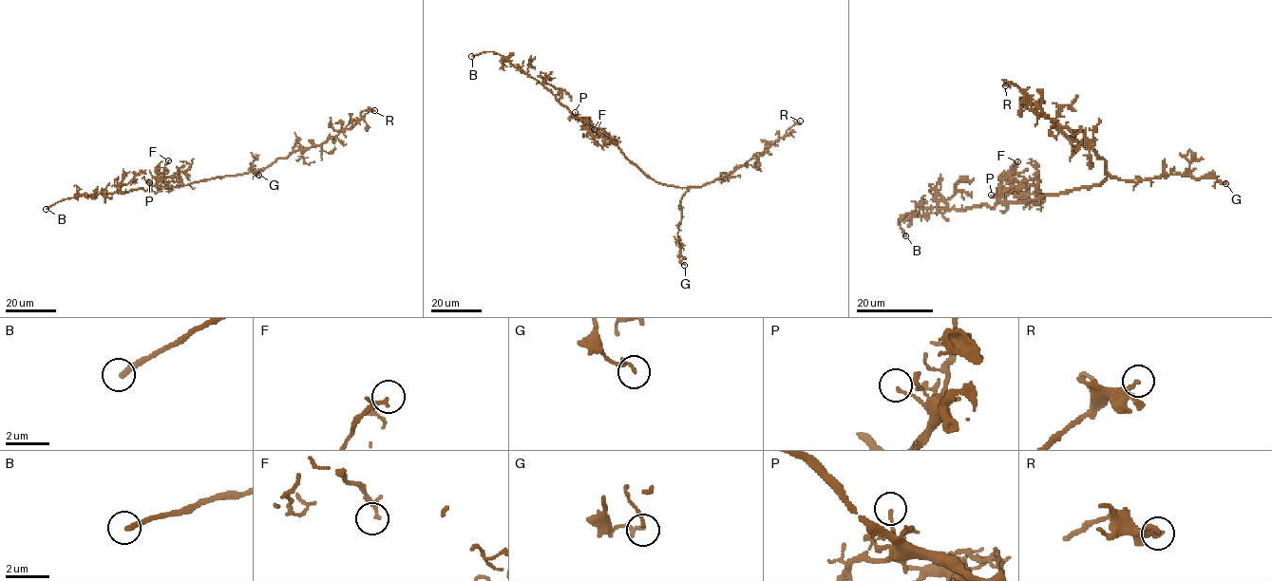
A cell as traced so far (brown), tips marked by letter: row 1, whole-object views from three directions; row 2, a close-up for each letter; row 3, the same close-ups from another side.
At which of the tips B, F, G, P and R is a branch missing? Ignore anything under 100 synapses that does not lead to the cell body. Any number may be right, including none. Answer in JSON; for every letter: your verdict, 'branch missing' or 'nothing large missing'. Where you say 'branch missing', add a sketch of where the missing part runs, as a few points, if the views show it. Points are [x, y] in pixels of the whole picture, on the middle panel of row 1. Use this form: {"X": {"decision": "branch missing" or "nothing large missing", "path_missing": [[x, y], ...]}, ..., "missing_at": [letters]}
{"B": {"decision": "branch missing"}, "F": {"decision": "nothing large missing"}, "G": {"decision": "nothing large missing"}, "P": {"decision": "nothing large missing"}, "R": {"decision": "nothing large missing"}, "missing_at": ["B"]}

